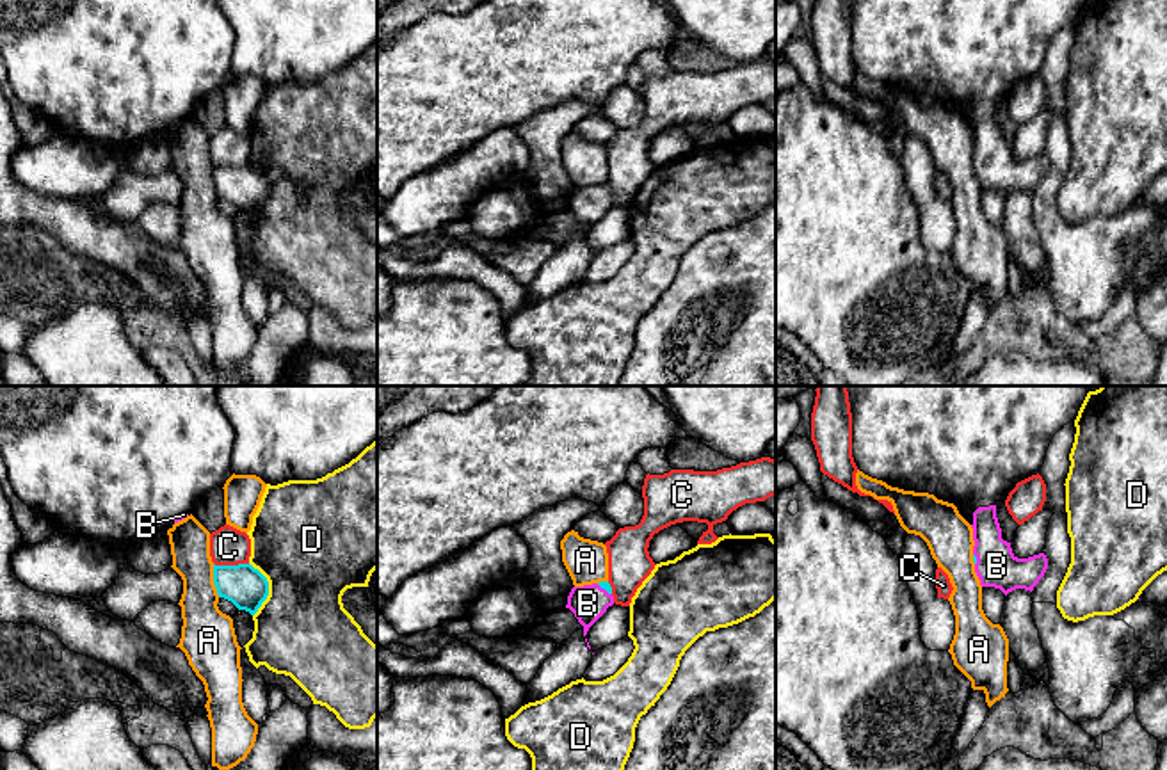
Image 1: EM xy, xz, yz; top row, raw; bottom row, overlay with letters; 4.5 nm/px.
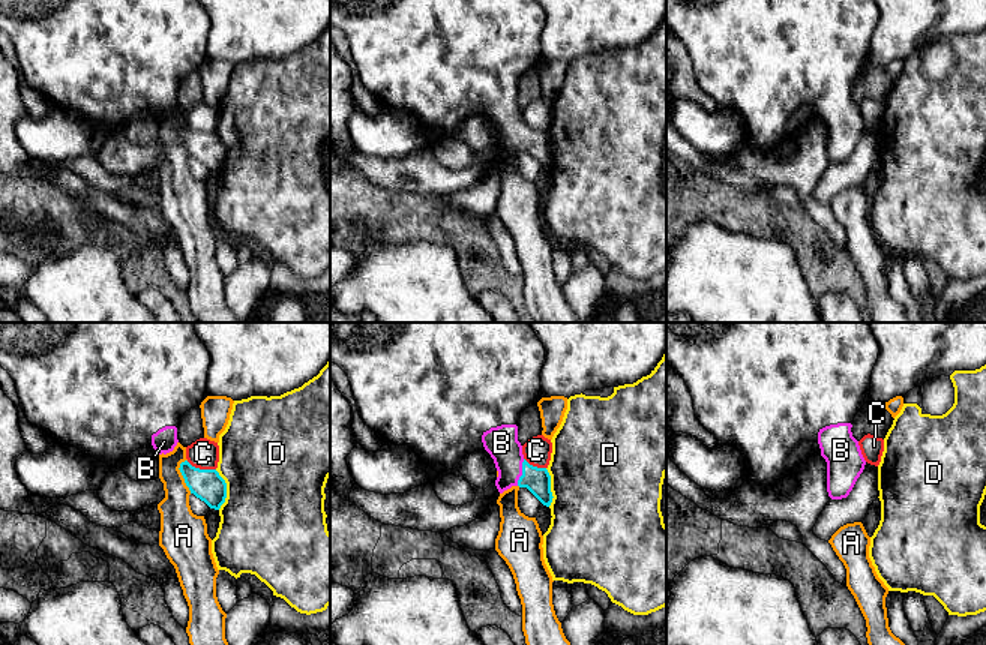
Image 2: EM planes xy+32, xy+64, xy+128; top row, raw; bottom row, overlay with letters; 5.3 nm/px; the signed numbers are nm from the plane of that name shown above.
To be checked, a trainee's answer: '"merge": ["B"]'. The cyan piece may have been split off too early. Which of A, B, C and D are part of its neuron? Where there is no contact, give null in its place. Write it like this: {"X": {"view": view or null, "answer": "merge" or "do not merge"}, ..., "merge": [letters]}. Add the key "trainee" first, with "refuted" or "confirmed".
{"trainee": "confirmed", "A": {"view": "xy", "answer": "do not merge"}, "B": {"view": "xz", "answer": "merge"}, "C": {"view": "xy", "answer": "do not merge"}, "D": {"view": "xy", "answer": "do not merge"}, "merge": ["B"]}

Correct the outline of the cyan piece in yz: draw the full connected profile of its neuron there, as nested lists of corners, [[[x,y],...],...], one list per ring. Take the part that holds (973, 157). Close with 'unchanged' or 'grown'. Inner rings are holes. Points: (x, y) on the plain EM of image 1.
[[[849,0],[852,14],[852,59],[859,73],[891,89],[929,94],[973,112],[973,164],[982,188],[1034,192],[1048,171],[1044,155],[1018,160],[1003,139],[996,108],[1005,105],[1018,84],[1037,76],[1053,37],[1074,23],[1085,0]]]; grown

